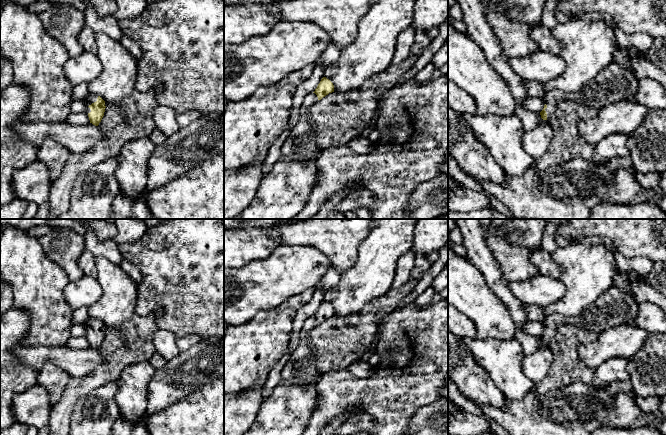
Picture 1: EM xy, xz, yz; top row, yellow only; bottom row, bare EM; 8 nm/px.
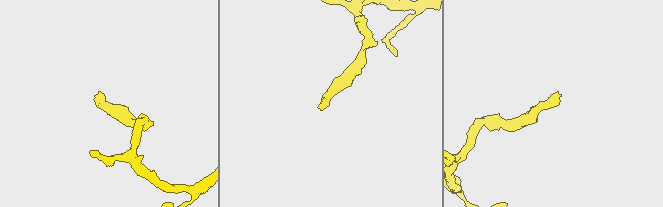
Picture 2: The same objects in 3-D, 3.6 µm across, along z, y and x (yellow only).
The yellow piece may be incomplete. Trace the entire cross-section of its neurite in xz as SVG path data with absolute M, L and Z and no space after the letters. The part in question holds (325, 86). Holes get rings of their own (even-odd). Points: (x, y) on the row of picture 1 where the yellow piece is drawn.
M323 77L315 91L305 96L300 108L298 123L281 148L281 158L304 157L309 159L320 155L322 149L316 141L315 130L308 121L308 111L318 100L332 92L334 92L333 83Z

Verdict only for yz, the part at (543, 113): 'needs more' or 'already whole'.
needs more

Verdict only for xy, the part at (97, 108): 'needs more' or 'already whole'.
needs more

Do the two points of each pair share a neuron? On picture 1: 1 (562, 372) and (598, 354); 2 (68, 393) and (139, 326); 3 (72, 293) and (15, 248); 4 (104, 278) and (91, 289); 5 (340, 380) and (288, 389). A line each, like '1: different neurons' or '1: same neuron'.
1: different neurons
2: same neuron
3: different neurons
4: different neurons
5: different neurons

